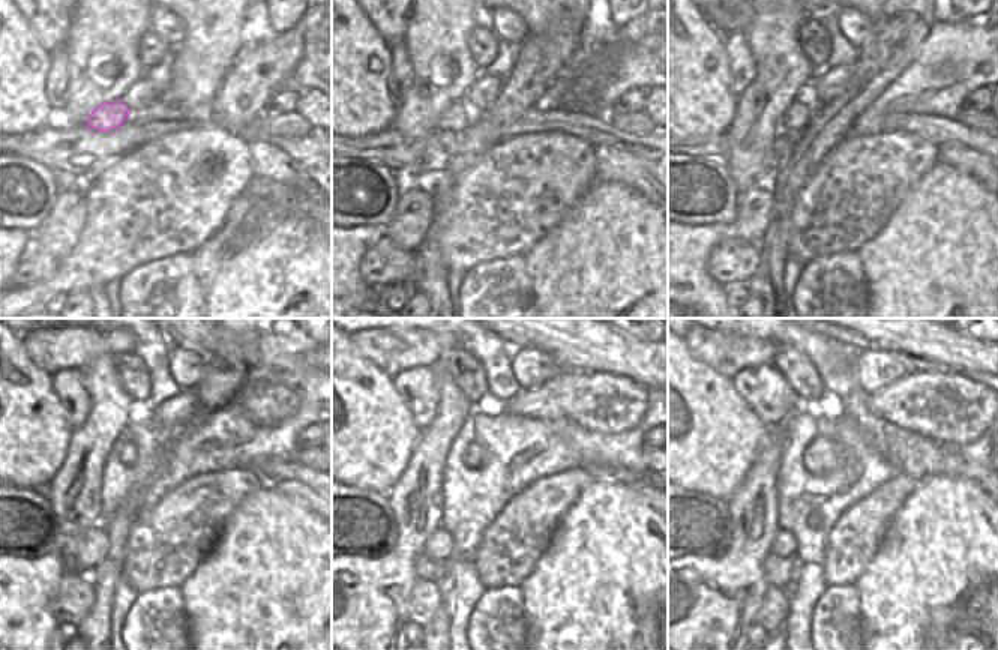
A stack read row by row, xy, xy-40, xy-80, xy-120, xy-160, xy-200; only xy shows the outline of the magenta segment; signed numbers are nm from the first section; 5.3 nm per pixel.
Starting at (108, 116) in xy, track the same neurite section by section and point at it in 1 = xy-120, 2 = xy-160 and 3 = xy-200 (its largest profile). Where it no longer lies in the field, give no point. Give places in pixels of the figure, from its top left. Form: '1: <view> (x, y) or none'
1: xy-120 (128, 455)
2: xy-160 (473, 455)
3: xy-200 (824, 455)

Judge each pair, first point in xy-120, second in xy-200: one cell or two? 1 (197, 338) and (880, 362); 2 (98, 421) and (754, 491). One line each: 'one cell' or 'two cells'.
1: two cells
2: one cell

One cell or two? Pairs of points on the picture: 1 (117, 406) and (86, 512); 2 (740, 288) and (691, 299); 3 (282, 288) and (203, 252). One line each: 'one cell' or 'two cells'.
1: one cell
2: two cells
3: one cell

